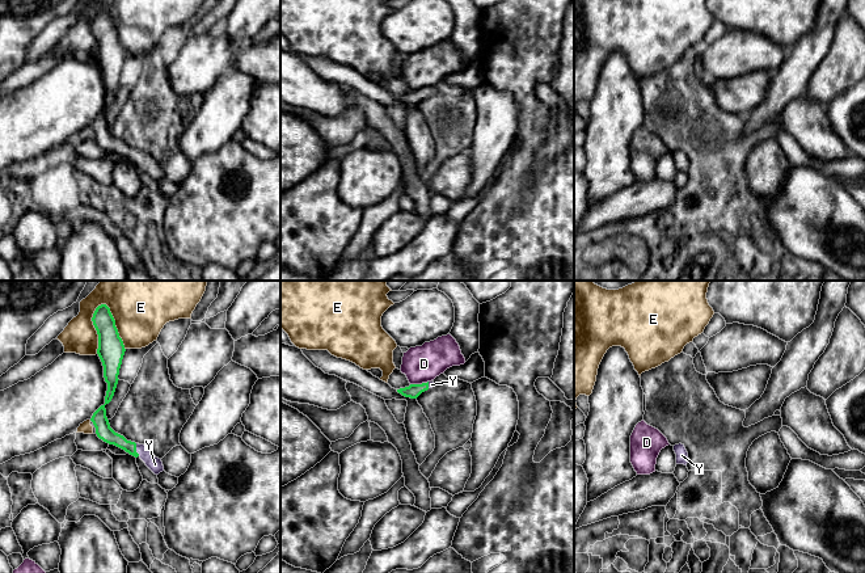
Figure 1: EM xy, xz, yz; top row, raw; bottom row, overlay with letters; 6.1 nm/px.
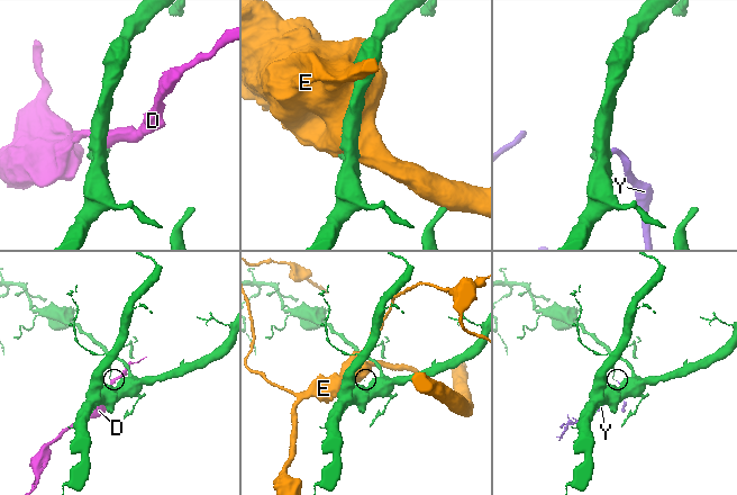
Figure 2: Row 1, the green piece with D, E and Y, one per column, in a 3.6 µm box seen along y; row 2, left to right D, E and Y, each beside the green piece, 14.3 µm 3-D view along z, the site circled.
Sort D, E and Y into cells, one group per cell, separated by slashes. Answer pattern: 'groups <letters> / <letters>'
groups D / E / Y

